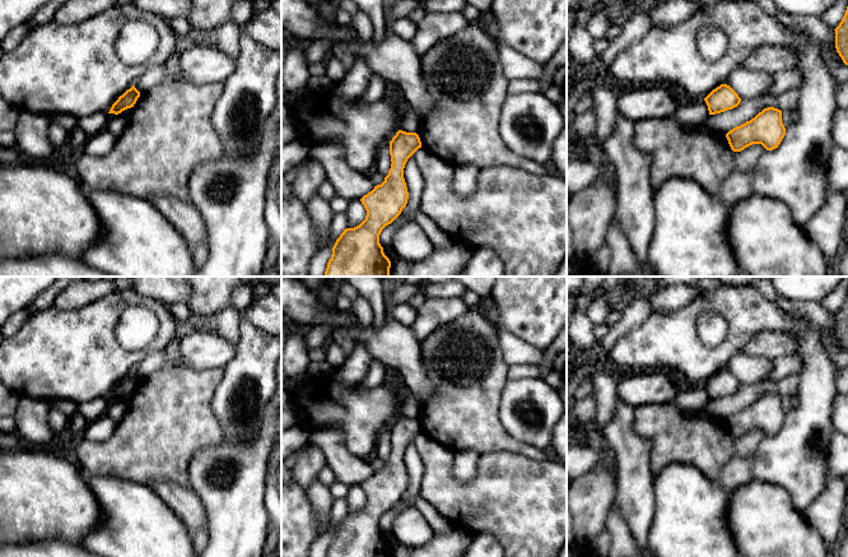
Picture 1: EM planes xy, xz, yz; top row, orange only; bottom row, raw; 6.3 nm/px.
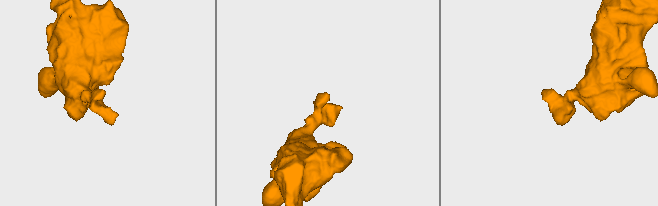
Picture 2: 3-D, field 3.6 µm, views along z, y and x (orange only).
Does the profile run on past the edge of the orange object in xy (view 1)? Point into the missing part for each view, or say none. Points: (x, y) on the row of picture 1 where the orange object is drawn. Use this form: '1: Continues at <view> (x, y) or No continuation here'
1: No continuation here

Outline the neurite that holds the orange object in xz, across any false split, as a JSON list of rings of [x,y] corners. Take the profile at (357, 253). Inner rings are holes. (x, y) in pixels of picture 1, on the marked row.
[[[399,130],[390,141],[391,168],[381,185],[364,195],[360,201],[367,210],[365,219],[354,228],[346,228],[332,247],[331,259],[323,277],[390,277],[391,261],[379,243],[382,229],[391,224],[407,204],[409,192],[404,178],[407,159],[421,148],[416,133]]]

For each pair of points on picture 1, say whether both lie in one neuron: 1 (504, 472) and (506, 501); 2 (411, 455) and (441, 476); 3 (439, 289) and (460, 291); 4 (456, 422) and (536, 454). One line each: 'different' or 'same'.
1: same
2: different
3: same
4: same

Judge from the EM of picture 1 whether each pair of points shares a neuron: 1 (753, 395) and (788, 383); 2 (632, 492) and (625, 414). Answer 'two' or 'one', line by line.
1: one
2: one

